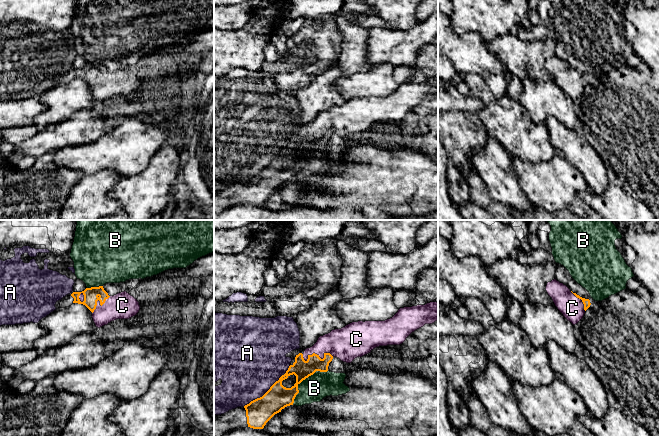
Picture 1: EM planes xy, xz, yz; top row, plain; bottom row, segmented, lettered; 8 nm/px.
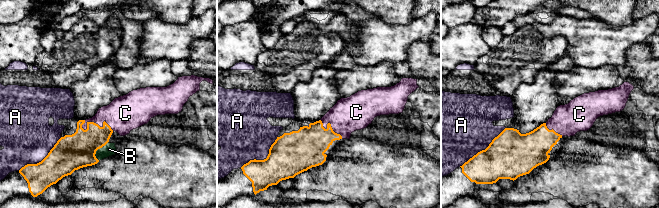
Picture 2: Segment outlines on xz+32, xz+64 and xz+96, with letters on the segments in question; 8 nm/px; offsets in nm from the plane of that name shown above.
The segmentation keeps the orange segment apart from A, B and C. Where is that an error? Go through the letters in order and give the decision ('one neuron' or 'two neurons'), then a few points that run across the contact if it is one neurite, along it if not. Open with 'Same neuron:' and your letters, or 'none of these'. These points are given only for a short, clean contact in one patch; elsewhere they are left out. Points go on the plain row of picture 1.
Same neuron: C
A: two neurons
B: two neurons
C: one neuron; line xz (302, 145), (316, 130), (329, 121), (345, 119)

